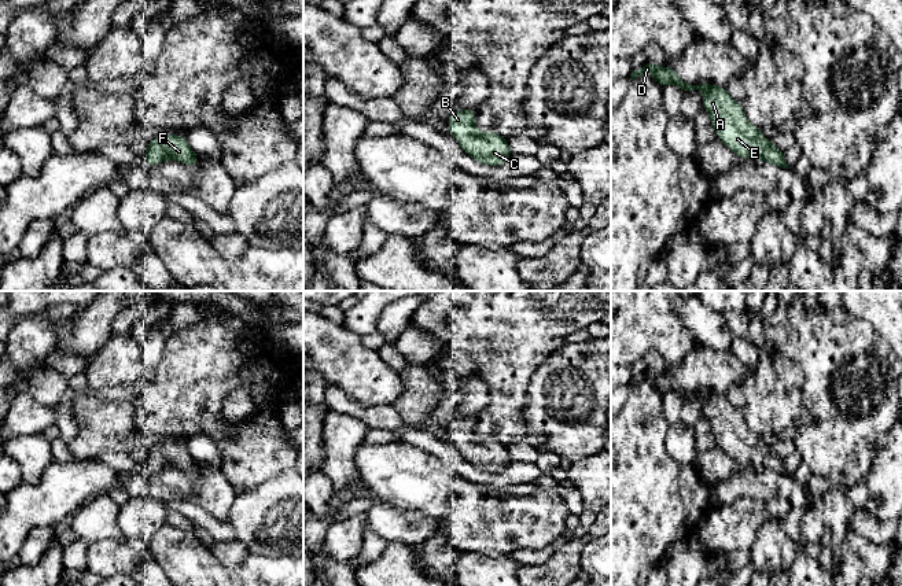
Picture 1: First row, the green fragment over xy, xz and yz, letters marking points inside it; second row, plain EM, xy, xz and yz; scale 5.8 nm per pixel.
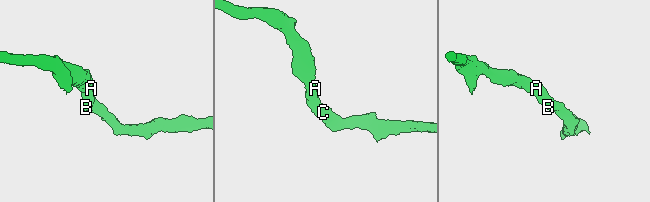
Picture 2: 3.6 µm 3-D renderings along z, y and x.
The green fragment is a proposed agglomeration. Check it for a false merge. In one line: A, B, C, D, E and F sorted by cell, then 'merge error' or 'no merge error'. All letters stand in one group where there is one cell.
A B C D E F | no merge error

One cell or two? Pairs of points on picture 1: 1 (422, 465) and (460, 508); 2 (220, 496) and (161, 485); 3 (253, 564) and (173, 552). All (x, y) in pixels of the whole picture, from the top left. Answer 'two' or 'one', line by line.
1: one
2: one
3: one

